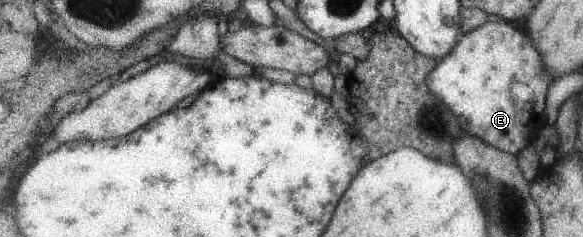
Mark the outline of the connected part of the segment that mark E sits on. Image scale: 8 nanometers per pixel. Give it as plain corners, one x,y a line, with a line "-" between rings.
505,19
486,22
465,34
449,56
437,61
437,68
427,78
427,86
453,110
464,131
514,155
529,147
538,137
539,131
545,128
545,99
549,85
551,80
543,70
543,56
530,35
527,36

